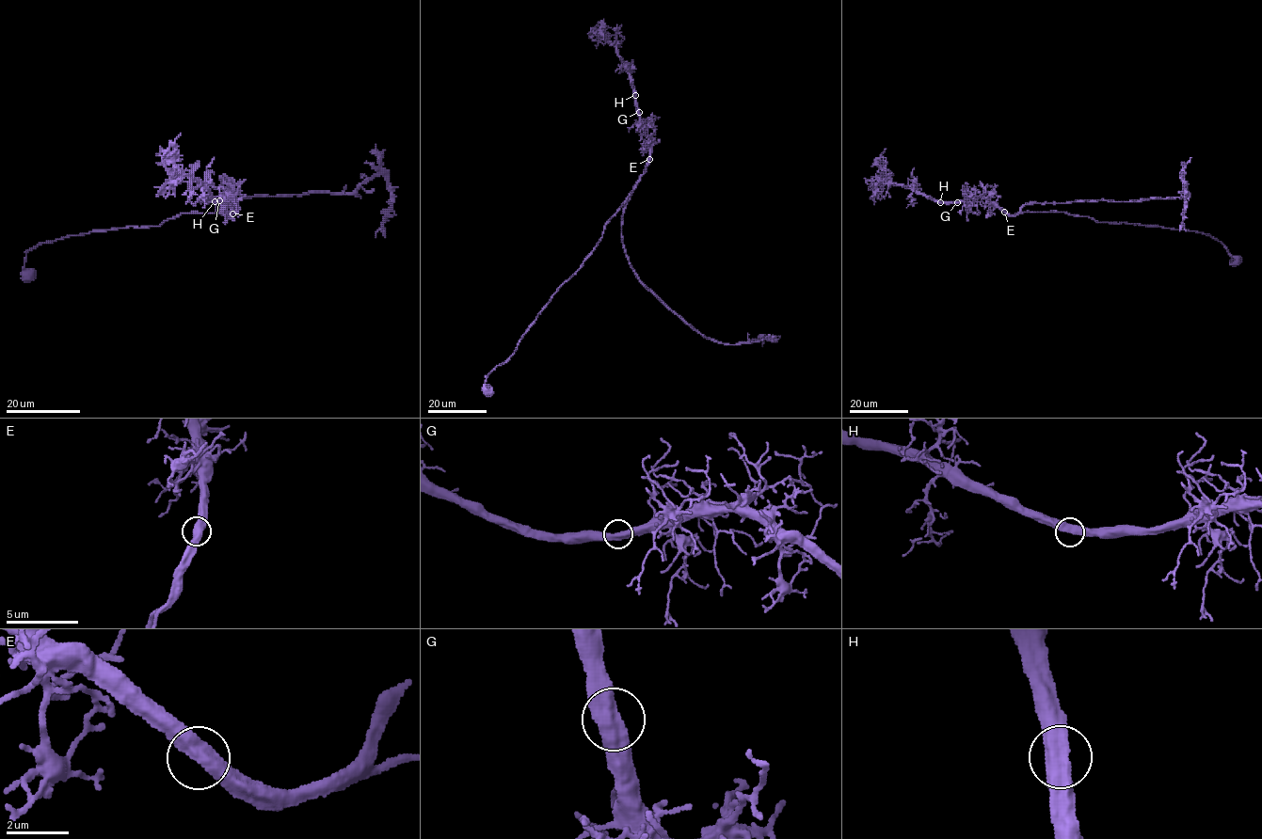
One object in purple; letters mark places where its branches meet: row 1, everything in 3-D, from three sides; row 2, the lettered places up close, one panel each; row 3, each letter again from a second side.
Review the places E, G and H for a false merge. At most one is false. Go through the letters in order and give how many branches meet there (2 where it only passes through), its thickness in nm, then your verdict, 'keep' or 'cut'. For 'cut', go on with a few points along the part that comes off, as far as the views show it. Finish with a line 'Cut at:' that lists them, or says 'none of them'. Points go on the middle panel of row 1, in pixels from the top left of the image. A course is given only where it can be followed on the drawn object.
E: branches 2; calibre 550 nm; keep
G: branches 2; calibre 550 nm; keep
H: branches 2; calibre 550 nm; keep
Cut at: none of them

